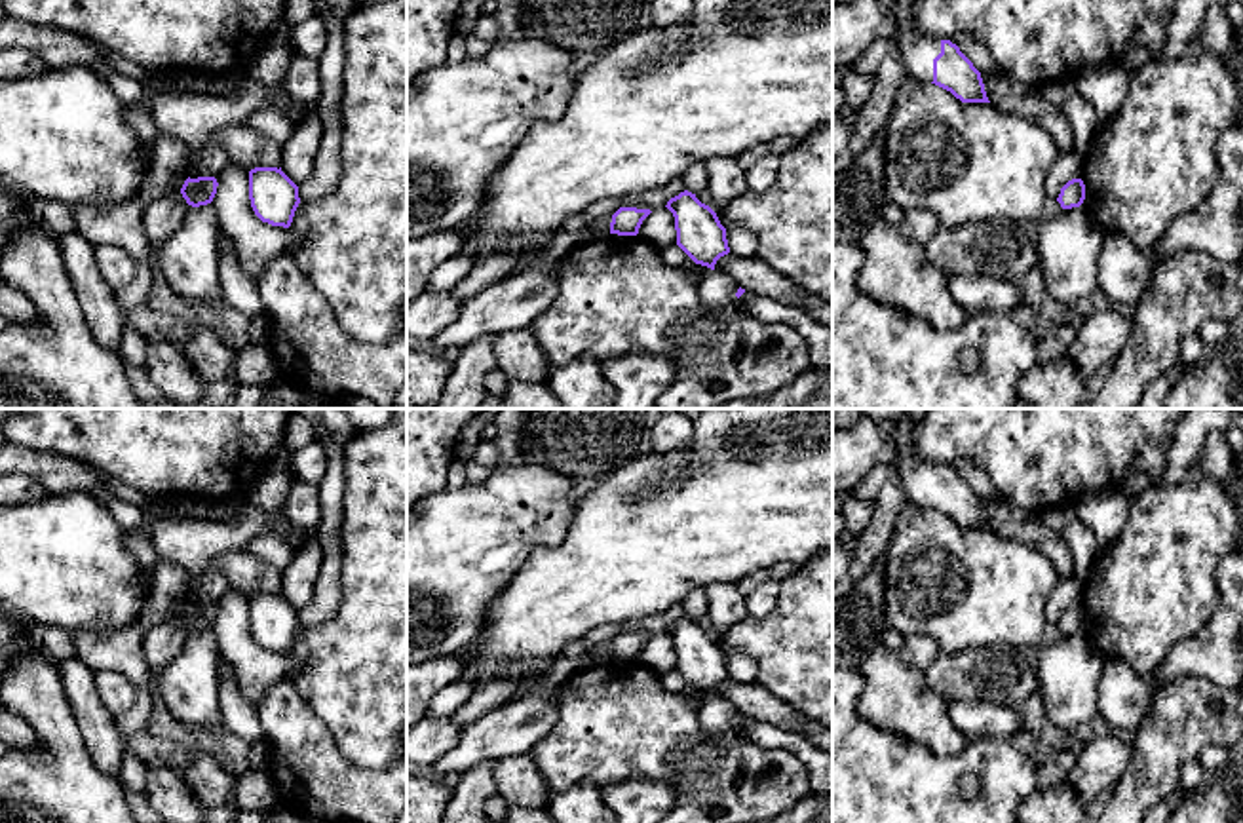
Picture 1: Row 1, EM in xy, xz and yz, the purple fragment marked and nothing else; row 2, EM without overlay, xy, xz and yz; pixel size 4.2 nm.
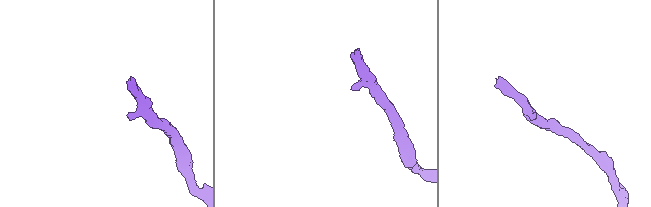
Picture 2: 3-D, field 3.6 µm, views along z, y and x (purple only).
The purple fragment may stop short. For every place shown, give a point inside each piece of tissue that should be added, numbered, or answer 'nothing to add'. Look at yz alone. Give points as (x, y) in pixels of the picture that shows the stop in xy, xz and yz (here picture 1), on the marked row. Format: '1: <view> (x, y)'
1: yz (918, 50)

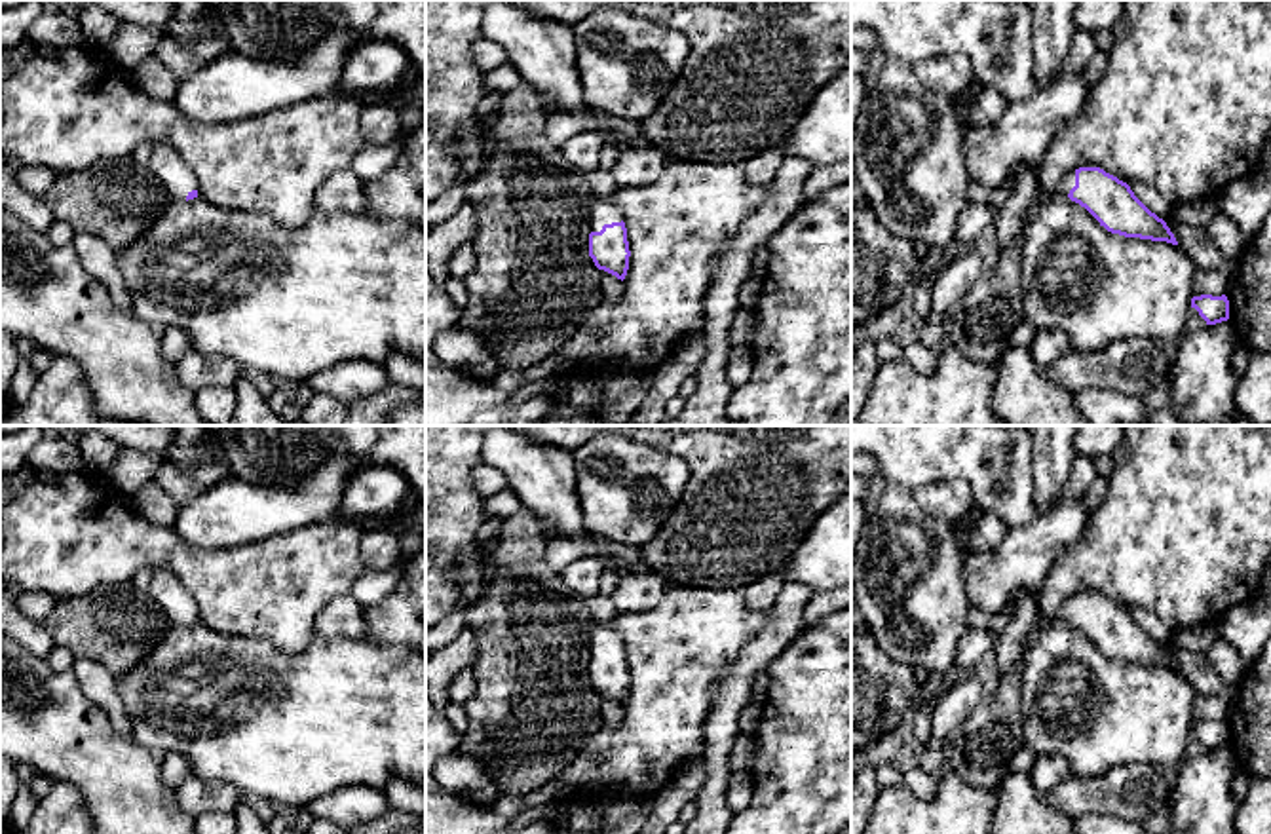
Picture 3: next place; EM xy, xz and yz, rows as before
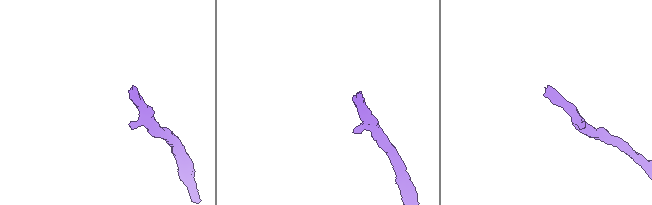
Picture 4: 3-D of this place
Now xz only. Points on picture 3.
1: xz (603, 211)

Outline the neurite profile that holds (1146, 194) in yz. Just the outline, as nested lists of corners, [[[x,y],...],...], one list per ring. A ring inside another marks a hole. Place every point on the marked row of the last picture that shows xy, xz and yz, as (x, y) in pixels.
[[[1127,182],[1134,196],[1159,218],[1168,218],[1174,213],[1174,205],[1167,201],[1155,188],[1144,184],[1144,182]]]

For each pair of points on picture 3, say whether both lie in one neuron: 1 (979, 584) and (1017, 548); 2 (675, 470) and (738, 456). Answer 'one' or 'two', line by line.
1: one
2: two

